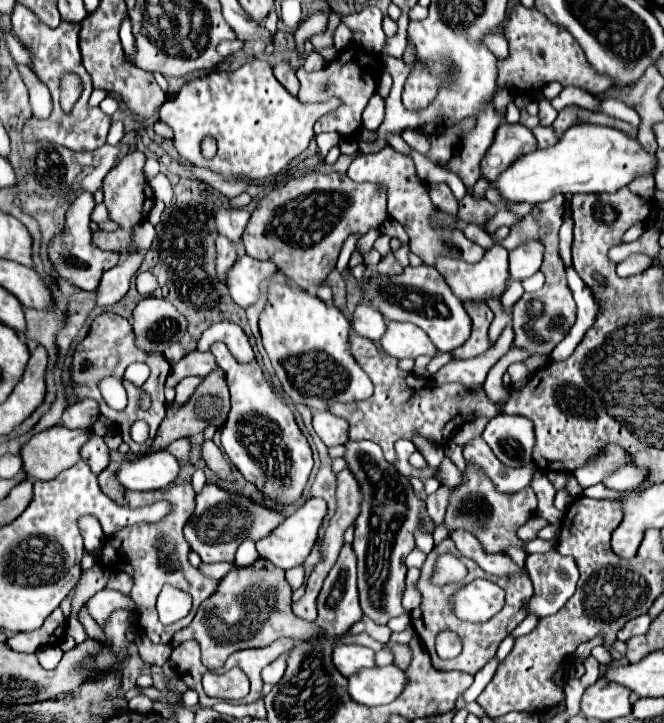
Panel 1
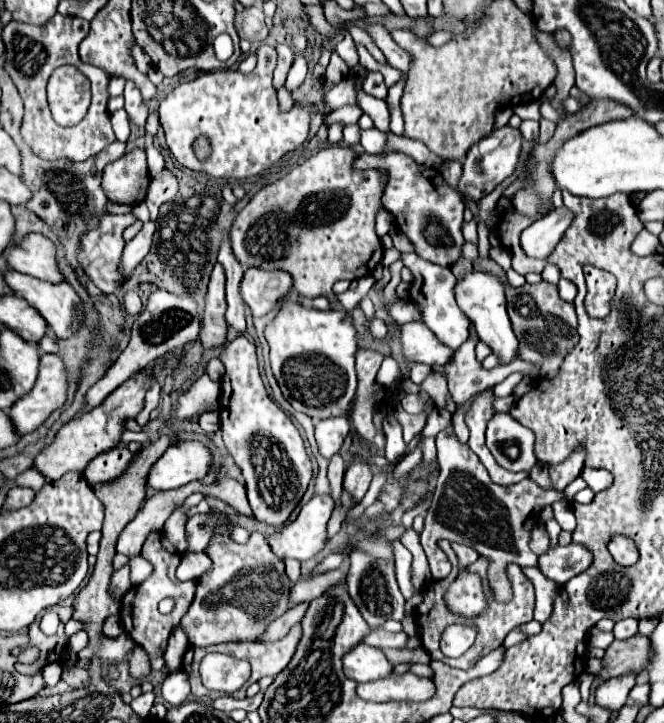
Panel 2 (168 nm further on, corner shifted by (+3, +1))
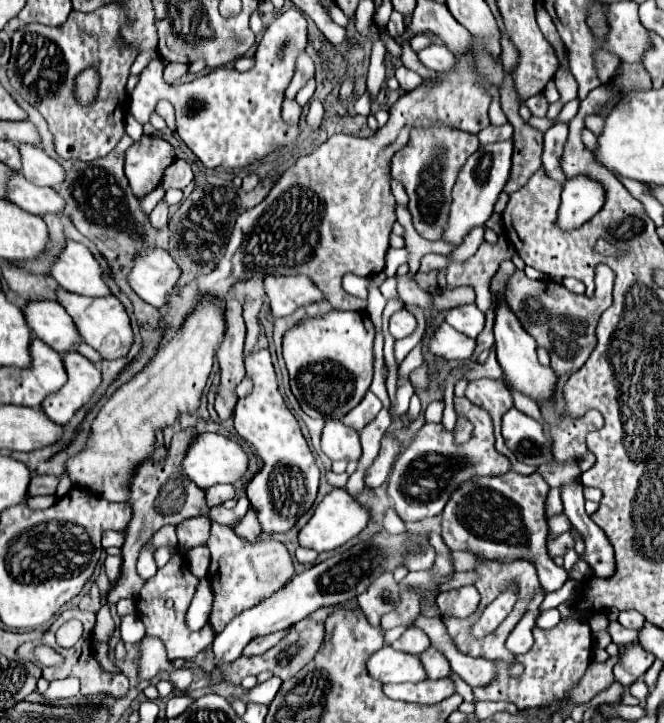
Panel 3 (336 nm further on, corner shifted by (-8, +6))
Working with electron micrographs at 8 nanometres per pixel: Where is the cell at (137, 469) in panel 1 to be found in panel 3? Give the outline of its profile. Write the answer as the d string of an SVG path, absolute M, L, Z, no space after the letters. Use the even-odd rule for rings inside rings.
M205 432L205 434L199 434L195 438L195 442L189 446L185 460L183 460L183 472L199 488L205 490L205 488L211 488L215 484L235 484L247 472L247 464L249 464L249 456L237 442L233 442L221 434Z

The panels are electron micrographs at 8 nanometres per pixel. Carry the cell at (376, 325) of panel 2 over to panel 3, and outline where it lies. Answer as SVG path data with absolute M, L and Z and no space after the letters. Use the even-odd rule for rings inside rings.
M407 308L395 312L395 314L391 316L391 320L389 320L389 332L391 332L391 336L397 338L397 340L413 334L415 328L417 328L417 318L415 318Z

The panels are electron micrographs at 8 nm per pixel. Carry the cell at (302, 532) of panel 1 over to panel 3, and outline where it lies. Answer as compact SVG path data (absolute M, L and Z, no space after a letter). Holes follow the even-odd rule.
M335 488L323 498L323 502L315 508L311 520L299 532L299 544L305 548L313 548L317 552L335 550L347 544L351 538L355 538L367 526L369 520L371 520L371 512L365 506L361 506L351 494L347 494L347 490Z

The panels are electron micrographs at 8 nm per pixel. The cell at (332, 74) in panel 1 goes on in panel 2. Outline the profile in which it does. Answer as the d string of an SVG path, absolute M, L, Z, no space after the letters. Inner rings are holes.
M344 77L332 89L324 89L324 85L320 85L320 93L322 93L324 105L330 111L340 109L344 105L358 105L358 101L356 101L356 81L352 77Z

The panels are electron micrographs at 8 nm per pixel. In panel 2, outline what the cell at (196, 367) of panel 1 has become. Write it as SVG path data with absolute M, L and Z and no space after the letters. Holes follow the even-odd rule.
M210 359L208 363L206 363L206 375L212 379L212 381L220 381L222 379L222 375L224 375L224 365L220 363L220 359Z

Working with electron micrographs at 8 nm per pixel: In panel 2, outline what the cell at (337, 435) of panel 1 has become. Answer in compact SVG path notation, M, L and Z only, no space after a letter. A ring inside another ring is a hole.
M332 417L332 419L318 421L316 423L316 443L318 443L320 453L326 459L336 455L344 443L348 431L350 431L350 423L346 417Z

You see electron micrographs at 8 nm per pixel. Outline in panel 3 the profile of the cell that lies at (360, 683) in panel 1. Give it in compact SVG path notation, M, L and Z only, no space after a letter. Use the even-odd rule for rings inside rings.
M451 678L443 680L423 680L417 684L385 684L383 692L393 698L393 700L403 700L403 702L413 702L413 704L439 704L443 698L449 698L455 692L455 684Z

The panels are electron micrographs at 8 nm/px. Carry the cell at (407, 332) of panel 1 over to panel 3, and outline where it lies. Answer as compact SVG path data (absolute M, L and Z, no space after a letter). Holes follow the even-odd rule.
M443 322L431 336L429 350L445 360L467 360L475 350L475 340L467 338L465 334Z

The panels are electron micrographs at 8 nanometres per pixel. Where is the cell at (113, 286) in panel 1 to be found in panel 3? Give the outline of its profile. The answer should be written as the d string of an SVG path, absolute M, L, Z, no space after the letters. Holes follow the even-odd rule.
M159 202L159 204L153 208L153 212L149 214L149 220L151 220L151 224L153 224L155 228L167 226L167 222L169 222L169 206L167 206L167 202Z

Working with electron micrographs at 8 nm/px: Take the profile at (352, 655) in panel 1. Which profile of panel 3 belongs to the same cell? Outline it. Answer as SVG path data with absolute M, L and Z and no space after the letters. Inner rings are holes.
M385 646L377 650L369 662L367 670L371 676L375 676L379 682L421 682L427 678L427 672L419 658L413 654L397 652L391 646Z

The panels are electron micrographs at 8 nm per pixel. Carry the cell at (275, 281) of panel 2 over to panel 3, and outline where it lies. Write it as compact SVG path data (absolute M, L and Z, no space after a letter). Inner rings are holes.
M267 276L265 292L269 298L269 306L273 316L289 316L297 308L307 304L327 302L325 294L311 282L311 278L299 276Z

